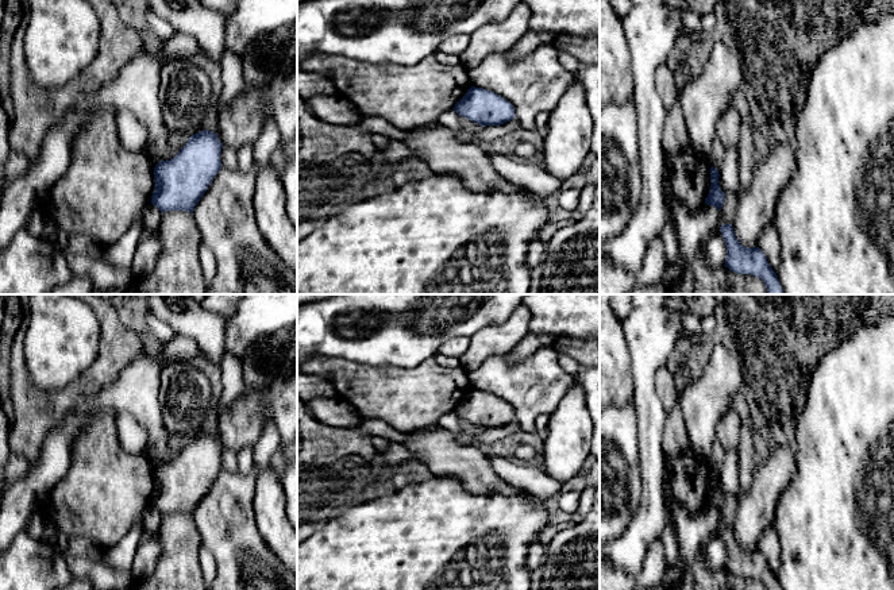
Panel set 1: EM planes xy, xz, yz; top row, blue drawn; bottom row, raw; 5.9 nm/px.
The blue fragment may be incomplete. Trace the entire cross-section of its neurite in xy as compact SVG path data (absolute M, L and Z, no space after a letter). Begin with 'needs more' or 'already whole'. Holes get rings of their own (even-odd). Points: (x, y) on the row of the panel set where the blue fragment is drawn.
already whole | M204 130L190 135L174 158L155 165L151 204L162 213L193 213L196 204L221 169L221 147L223 143L213 131Z

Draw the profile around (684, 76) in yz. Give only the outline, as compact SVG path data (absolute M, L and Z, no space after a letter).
M683 59L681 66L674 73L674 80L678 89L678 96L687 88L687 85L694 81L689 59Z

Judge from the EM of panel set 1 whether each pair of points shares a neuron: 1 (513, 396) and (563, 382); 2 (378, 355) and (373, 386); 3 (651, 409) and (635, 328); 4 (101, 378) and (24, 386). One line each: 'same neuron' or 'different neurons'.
1: same neuron
2: different neurons
3: same neuron
4: same neuron

